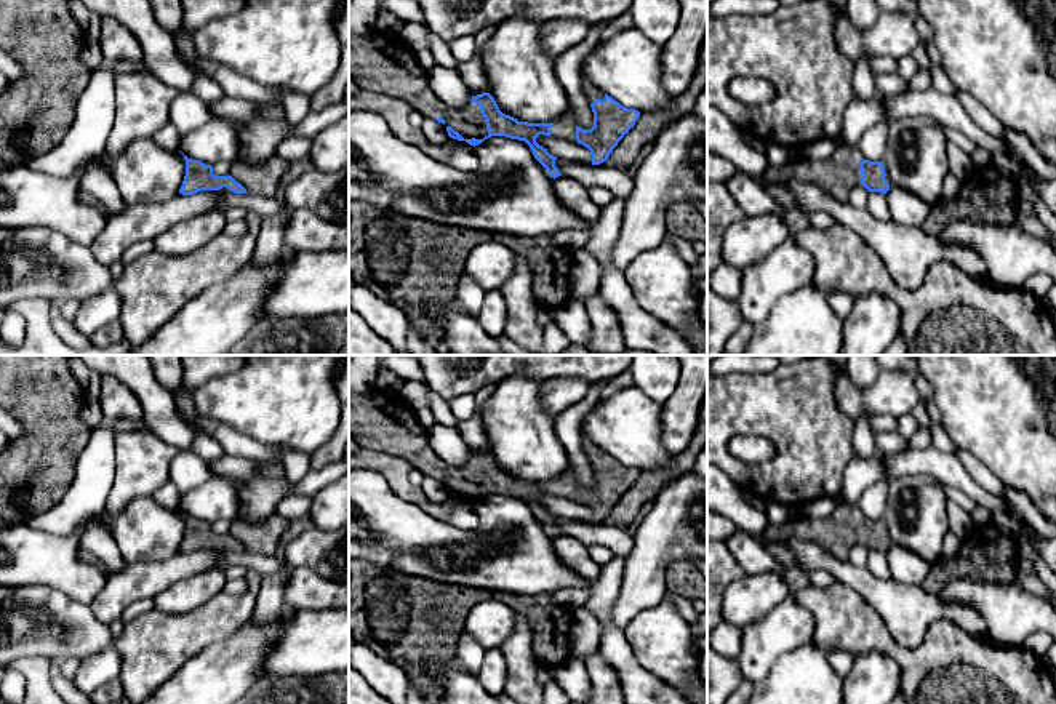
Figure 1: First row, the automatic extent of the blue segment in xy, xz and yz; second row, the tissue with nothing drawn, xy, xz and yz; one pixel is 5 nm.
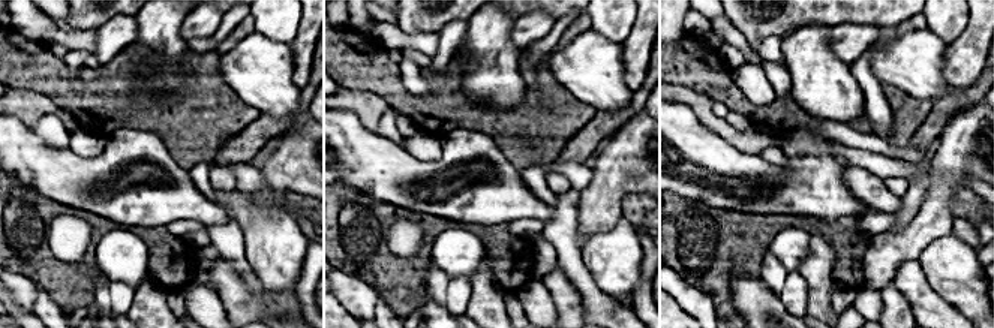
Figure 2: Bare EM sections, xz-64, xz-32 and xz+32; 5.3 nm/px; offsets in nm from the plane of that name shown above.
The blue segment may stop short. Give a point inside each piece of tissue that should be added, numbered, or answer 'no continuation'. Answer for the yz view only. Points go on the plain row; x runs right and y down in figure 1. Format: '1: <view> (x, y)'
no continuation

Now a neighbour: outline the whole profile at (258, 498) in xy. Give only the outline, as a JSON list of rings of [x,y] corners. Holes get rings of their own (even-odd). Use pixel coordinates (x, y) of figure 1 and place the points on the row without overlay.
[[[256,477],[240,488],[240,515],[254,525],[277,515],[277,504],[290,494],[290,482]]]

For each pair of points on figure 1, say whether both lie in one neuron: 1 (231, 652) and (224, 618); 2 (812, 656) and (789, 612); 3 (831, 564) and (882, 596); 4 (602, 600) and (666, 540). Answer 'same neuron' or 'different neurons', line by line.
1: different neurons
2: different neurons
3: same neuron
4: different neurons

